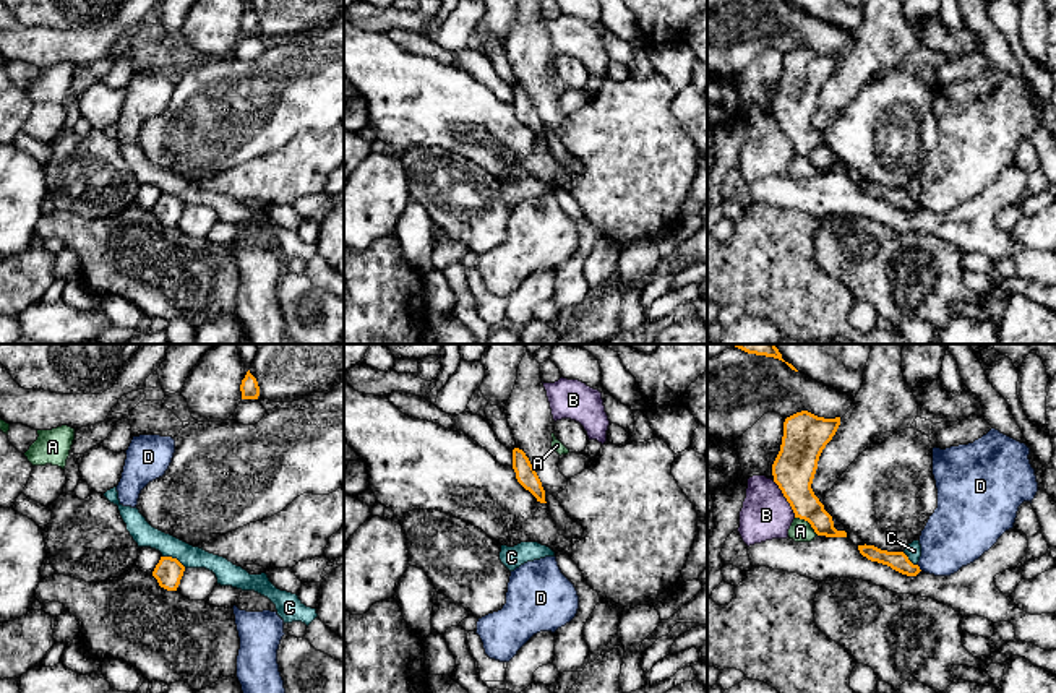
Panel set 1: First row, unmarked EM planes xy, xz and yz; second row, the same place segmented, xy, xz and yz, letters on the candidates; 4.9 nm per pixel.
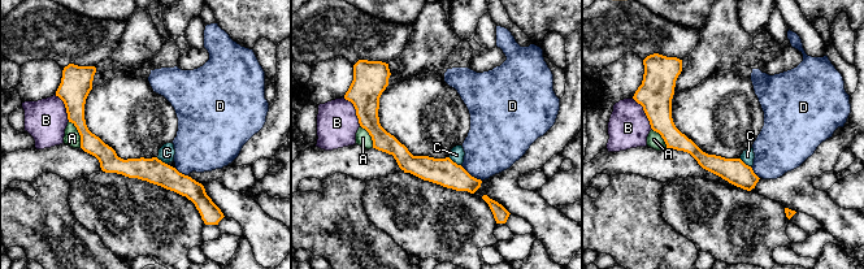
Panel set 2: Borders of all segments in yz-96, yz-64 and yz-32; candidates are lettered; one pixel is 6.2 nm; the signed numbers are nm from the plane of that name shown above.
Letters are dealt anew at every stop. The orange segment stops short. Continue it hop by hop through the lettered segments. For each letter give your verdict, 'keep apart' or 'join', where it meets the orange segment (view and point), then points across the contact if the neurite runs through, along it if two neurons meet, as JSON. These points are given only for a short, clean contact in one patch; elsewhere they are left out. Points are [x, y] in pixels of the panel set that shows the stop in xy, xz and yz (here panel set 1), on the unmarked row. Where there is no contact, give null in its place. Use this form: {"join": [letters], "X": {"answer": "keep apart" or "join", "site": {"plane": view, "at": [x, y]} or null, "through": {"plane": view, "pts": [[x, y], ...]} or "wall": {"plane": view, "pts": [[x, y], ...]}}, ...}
{"join": [], "A": {"answer": "keep apart", "site": {"plane": "yz", "at": [808, 158]}, "wall": {"plane": "yz", "pts": [[795, 153], [807, 158], [818, 171]]}}, "B": {"answer": "keep apart", "site": {"plane": "yz", "at": [785, 133]}, "wall": {"plane": "yz", "pts": [[772, 117], [795, 153]]}}, "C": {"answer": "keep apart", "site": {"plane": "xy", "at": [174, 195]}, "wall": {"plane": "xy", "pts": [[163, 192], [171, 192], [185, 203]]}}, "D": {"answer": "keep apart", "site": {"plane": "yz", "at": [918, 205]}, "wall": {"plane": "yz", "pts": [[917, 202], [922, 206]]}}}

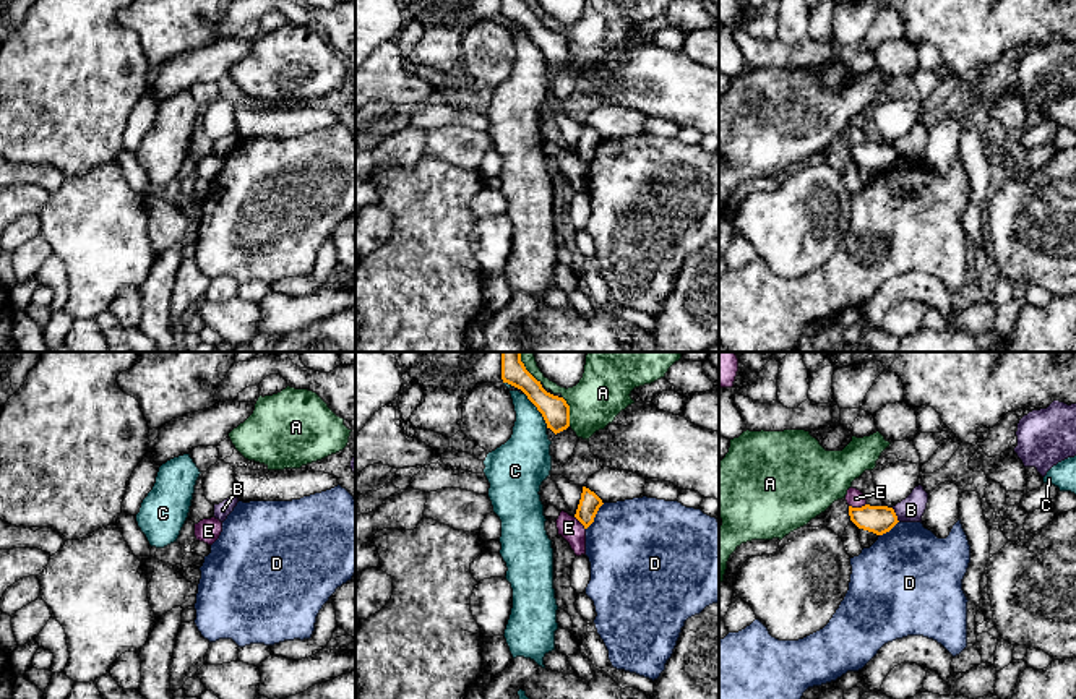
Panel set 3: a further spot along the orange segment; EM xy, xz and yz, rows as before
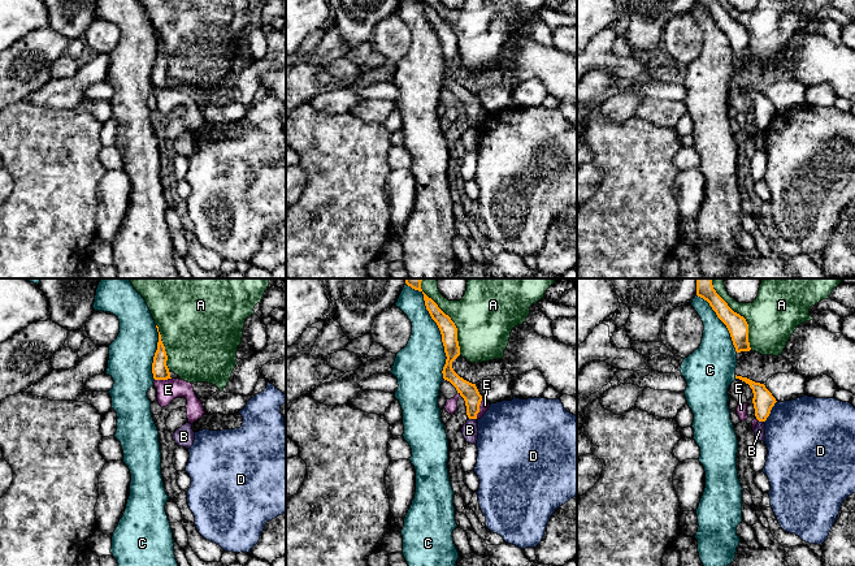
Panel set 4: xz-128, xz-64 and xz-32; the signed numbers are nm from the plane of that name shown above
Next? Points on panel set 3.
{"join": [], "A": {"answer": "keep apart", "site": {"plane": "xz", "at": [568, 47]}}, "B": {"answer": "keep apart", "site": {"plane": "yz", "at": [895, 151]}, "wall": {"plane": "yz", "pts": [[891, 145], [899, 158]]}}, "C": {"answer": "keep apart", "site": {"plane": "xz", "at": [538, 46]}}, "D": {"answer": "keep apart", "site": {"plane": "xz", "at": [594, 153]}, "wall": {"plane": "xz", "pts": [[604, 140], [586, 166]]}}, "E": {"answer": "keep apart", "site": {"plane": "yz", "at": [857, 145]}, "wall": {"plane": "yz", "pts": [[865, 140], [849, 143]]}}}

